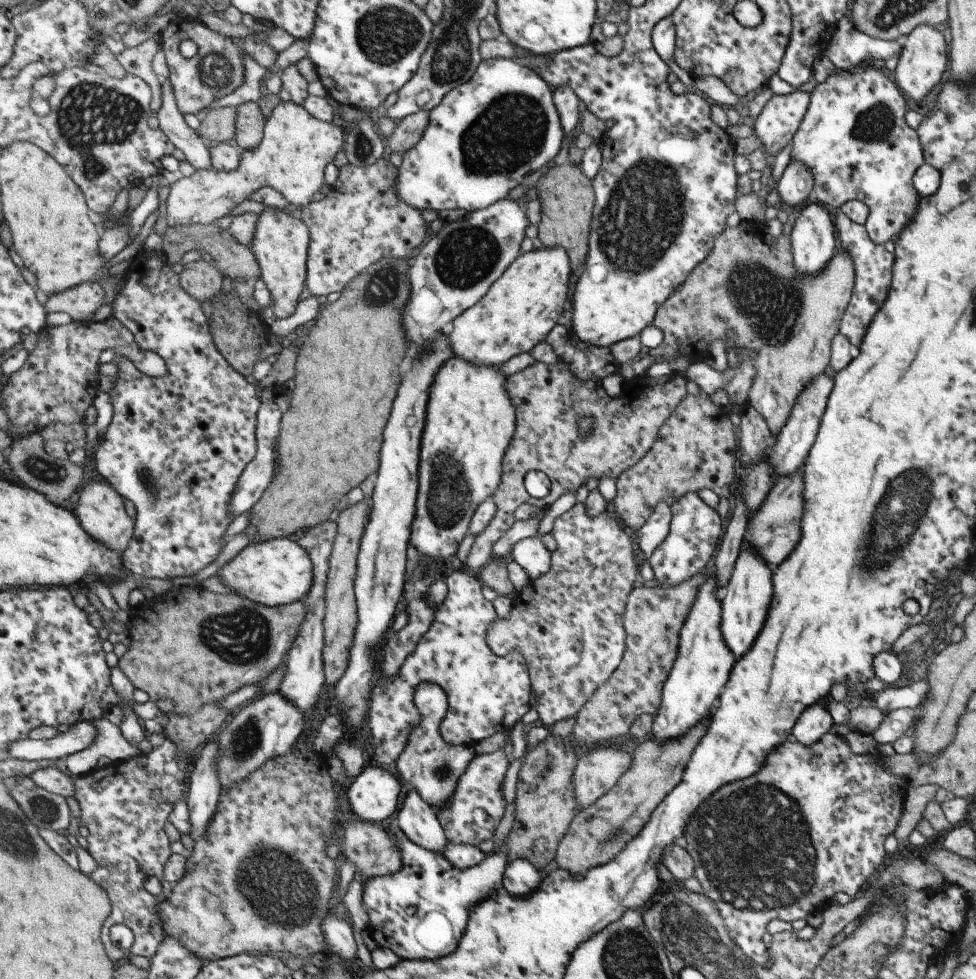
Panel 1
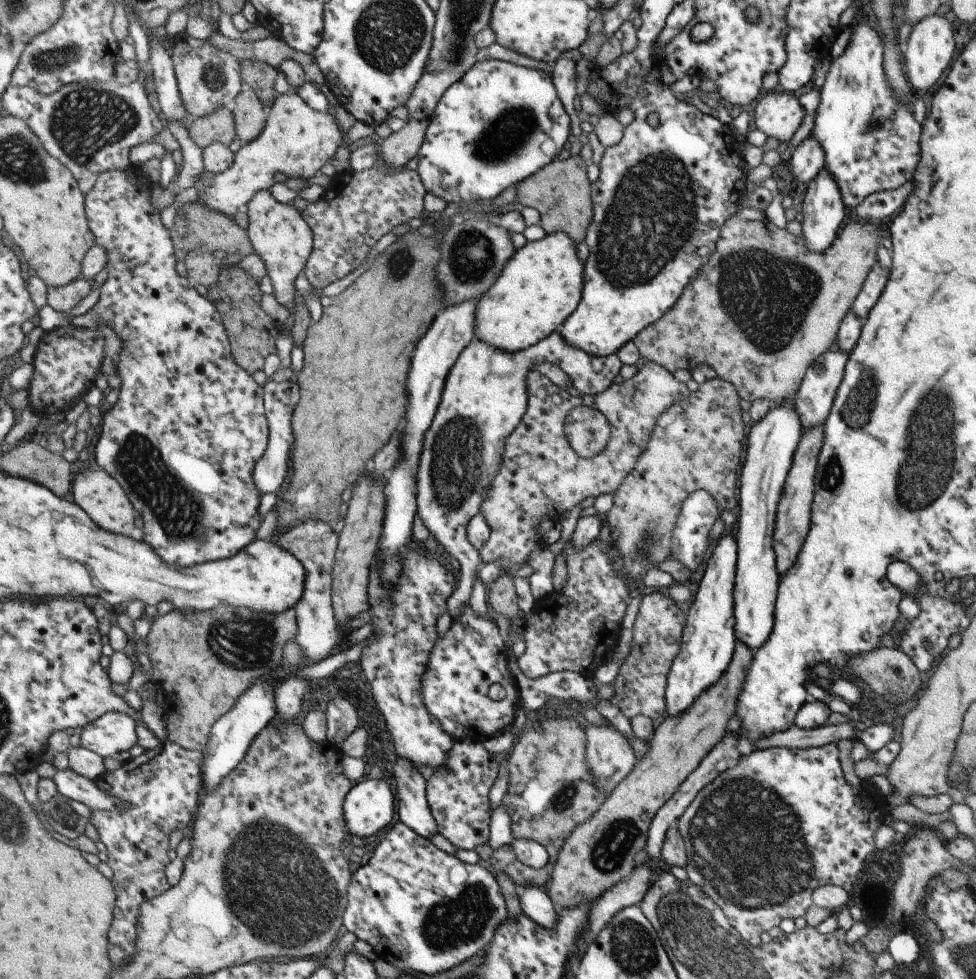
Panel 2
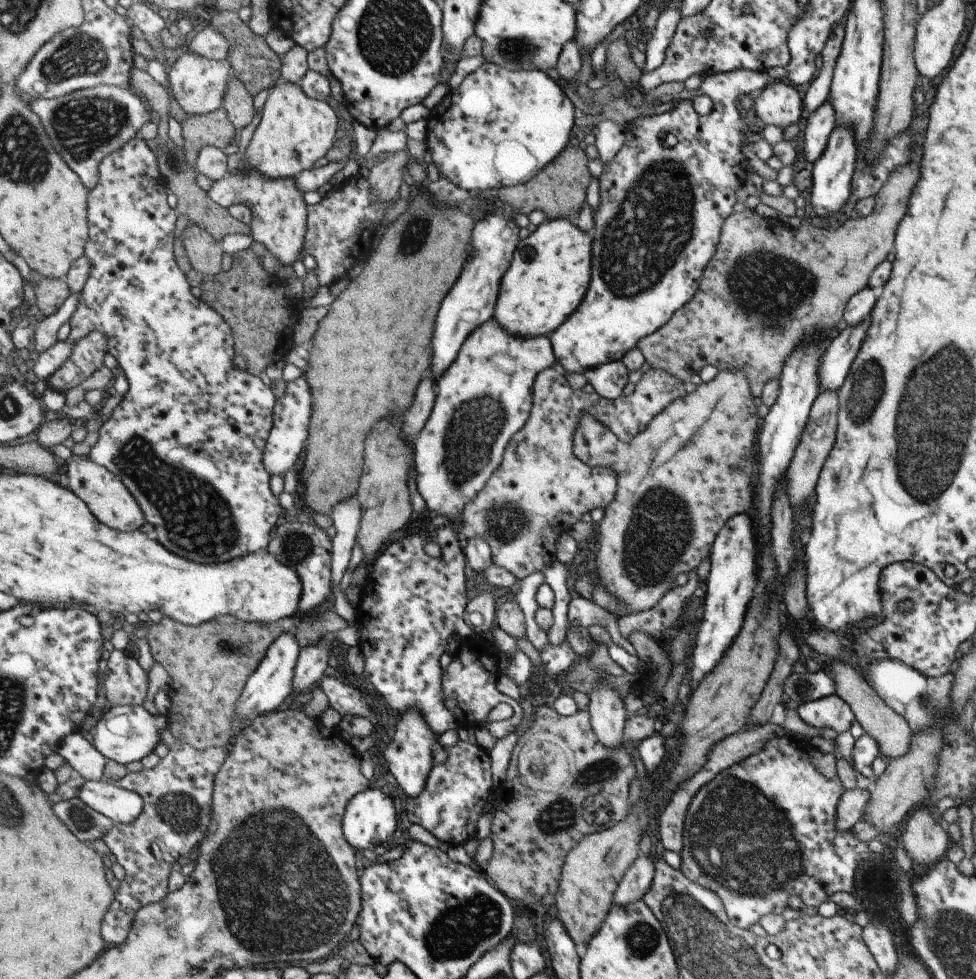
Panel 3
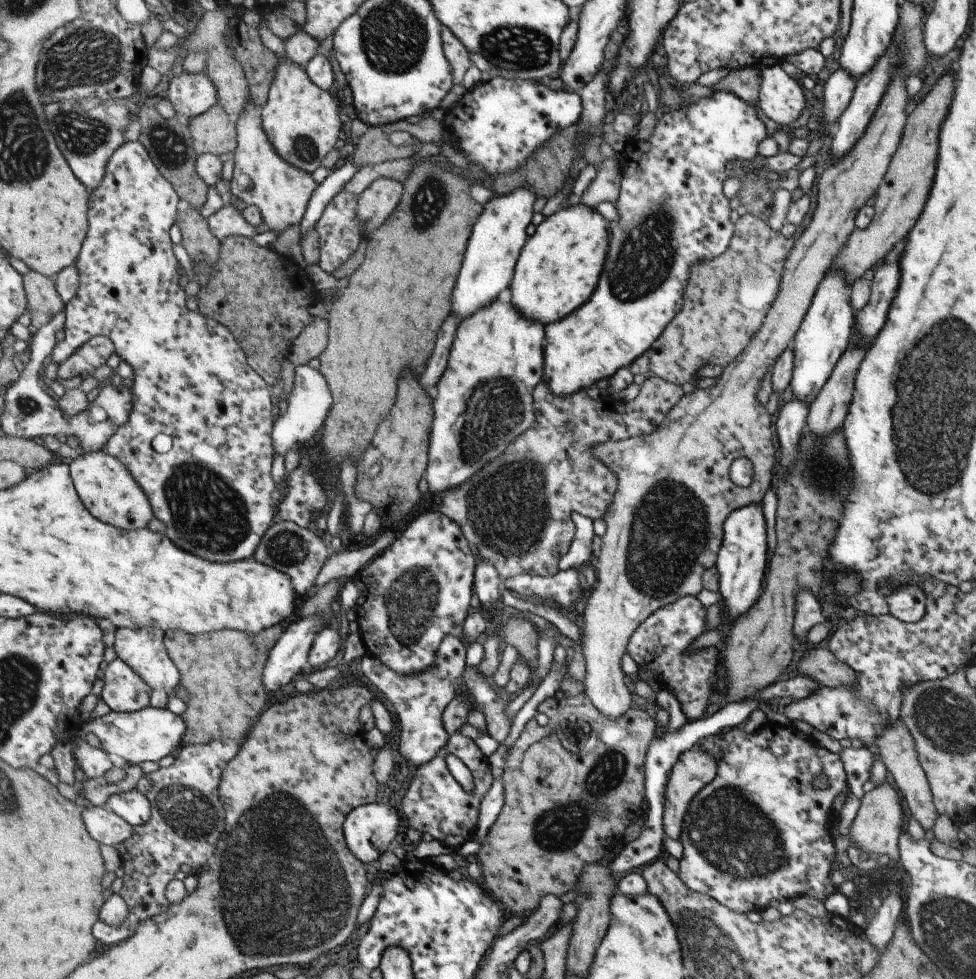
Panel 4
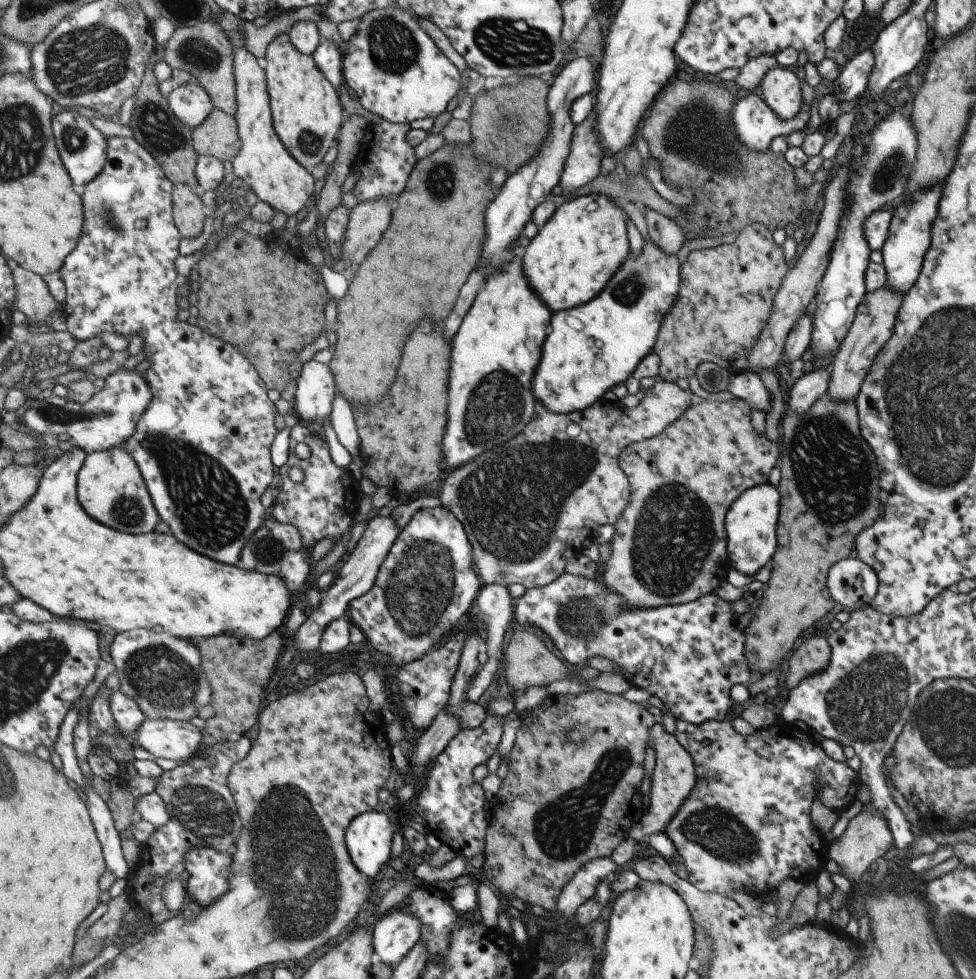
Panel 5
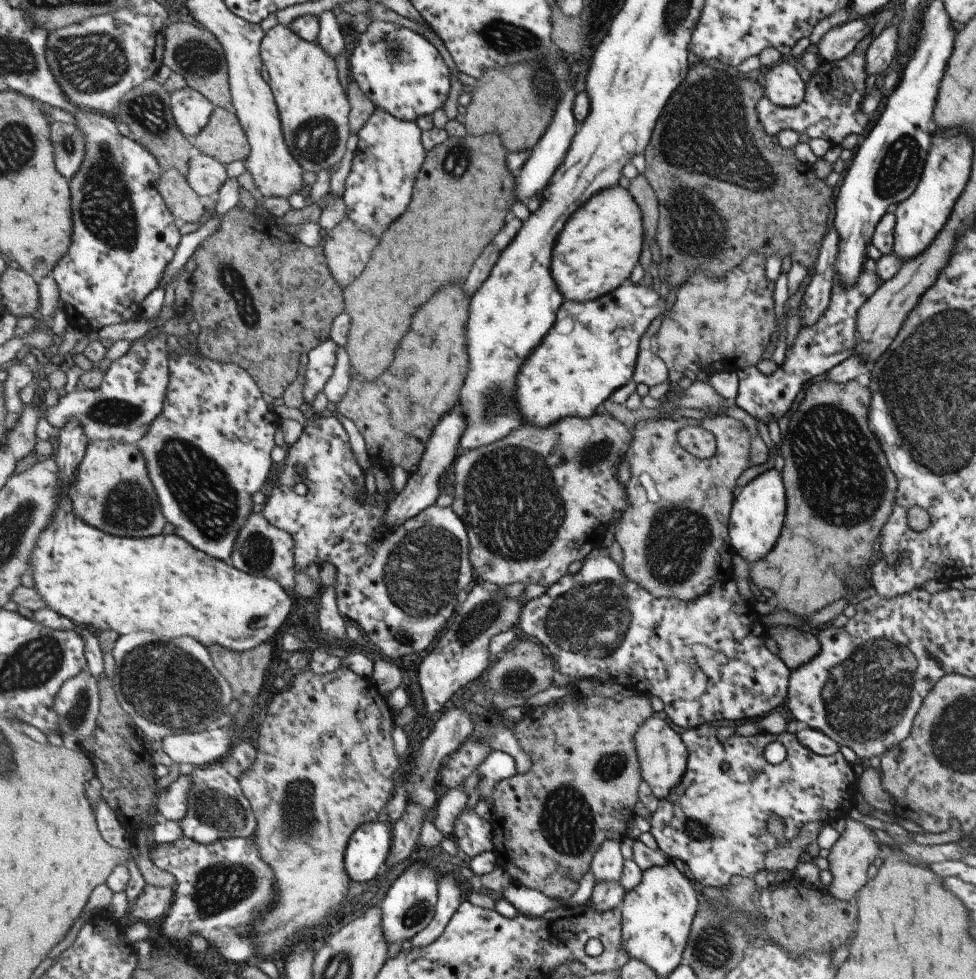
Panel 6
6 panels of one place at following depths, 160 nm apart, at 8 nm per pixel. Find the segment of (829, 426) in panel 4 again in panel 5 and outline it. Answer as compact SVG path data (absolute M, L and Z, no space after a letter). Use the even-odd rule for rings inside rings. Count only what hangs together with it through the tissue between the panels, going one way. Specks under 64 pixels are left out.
M883 285L881 288L866 292L859 301L853 320L848 326L838 351L829 364L830 379L827 393L836 401L854 400L861 383L881 347L887 342L894 329L895 317L901 306L904 294Z

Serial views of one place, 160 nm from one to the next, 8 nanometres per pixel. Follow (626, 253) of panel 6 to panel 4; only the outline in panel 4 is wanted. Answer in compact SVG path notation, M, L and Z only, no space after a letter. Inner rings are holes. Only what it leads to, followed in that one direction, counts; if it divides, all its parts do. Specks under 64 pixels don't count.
M583 203L563 206L553 216L547 217L536 227L533 235L527 239L519 257L514 279L510 286L511 292L508 298L526 316L535 320L543 320L547 326L549 322L557 322L571 312L575 312L583 306L591 296L595 284L606 262L607 244L609 244L609 232L607 232L607 220L603 220L593 207Z

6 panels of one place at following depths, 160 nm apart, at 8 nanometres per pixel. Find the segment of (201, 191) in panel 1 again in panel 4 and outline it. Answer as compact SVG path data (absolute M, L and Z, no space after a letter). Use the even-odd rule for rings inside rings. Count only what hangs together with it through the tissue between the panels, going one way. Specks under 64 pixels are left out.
M264 18L259 26L263 42L278 56L280 63L270 88L267 104L261 108L263 126L275 145L278 153L287 162L298 166L305 172L313 174L323 159L342 142L341 128L346 126L339 116L339 104L331 91L323 90L306 71L292 61L285 51L281 50L283 39L267 28Z

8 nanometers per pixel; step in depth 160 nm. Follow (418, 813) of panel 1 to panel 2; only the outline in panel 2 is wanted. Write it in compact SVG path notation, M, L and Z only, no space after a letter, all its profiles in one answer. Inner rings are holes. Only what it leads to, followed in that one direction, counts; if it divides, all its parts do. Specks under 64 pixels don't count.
M399 757L394 767L399 791L400 820L414 828L421 836L431 838L438 832L438 824L428 800L429 780L405 757Z

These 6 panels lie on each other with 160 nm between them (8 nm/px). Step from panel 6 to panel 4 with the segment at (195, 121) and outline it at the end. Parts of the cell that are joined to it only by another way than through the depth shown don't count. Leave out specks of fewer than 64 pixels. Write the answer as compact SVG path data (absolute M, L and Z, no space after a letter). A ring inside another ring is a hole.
M207 71L185 73L169 82L167 98L177 116L188 121L218 104L218 89Z

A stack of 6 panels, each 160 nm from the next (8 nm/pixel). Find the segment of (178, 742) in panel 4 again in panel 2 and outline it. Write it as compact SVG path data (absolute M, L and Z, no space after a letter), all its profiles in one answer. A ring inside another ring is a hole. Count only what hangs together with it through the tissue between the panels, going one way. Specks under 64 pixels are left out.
M111 711L84 728L80 745L102 757L117 756L139 742L138 723L126 712Z

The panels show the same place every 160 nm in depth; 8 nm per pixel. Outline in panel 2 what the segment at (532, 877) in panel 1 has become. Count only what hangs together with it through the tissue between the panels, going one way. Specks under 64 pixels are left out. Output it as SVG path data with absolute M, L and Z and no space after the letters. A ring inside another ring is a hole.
M528 885L518 889L518 893L523 914L531 916L531 920L535 920L537 924L543 924L549 930L556 929L560 914L547 889Z

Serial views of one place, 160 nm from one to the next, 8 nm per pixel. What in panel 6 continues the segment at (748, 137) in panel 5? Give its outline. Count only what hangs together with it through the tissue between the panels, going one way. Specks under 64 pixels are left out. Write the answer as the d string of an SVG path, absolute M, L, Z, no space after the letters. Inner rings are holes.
M867 33L845 58L819 62L804 84L804 95L799 104L780 107L769 102L767 97L761 97L754 109L763 130L768 135L777 135L780 130L791 129L811 139L828 140L832 146L839 146L847 134L861 134L867 126L867 115L861 111L860 105L867 77L864 54L871 41L871 33Z

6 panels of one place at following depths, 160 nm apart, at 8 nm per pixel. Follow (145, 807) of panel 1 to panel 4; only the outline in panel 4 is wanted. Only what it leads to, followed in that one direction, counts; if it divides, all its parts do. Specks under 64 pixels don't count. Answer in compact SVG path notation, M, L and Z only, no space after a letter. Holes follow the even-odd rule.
M213 739L210 743L200 745L183 744L175 754L175 761L168 767L161 767L157 772L143 775L137 782L136 790L141 791L152 804L152 819L144 825L136 825L133 836L115 848L121 858L120 872L123 887L120 895L129 905L129 916L121 926L111 926L99 920L95 924L95 938L106 945L118 945L129 940L144 921L166 911L171 902L166 892L170 882L177 878L177 872L183 864L188 864L193 871L206 868L207 860L218 850L219 839L223 836L226 821L226 806L221 796L221 782L228 764L239 754L241 742L233 739Z

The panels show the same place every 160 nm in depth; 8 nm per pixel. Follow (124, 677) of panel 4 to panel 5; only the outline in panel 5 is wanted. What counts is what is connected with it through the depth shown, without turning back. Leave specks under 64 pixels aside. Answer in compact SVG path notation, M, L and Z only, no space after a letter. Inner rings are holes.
M117 690L111 697L111 708L118 729L123 733L139 731L146 721L145 713L135 700L129 698L123 691Z

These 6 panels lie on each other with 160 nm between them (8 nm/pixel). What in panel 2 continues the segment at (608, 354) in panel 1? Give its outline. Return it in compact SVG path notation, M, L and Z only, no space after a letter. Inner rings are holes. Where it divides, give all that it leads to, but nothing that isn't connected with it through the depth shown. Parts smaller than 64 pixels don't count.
M555 331L545 340L519 352L505 352L476 336L451 369L438 414L425 435L417 473L418 514L429 532L434 535L435 540L442 545L445 551L455 557L460 565L459 586L448 603L448 614L453 619L464 613L464 605L471 600L475 580L477 580L484 562L481 553L469 540L469 524L475 515L481 513L482 504L486 501L491 484L494 483L495 477L502 467L507 439L514 434L529 410L528 376L532 371L531 368L535 368L535 364L541 361L550 361L559 365L582 395L603 392L613 383L613 378L619 374L619 368L622 365L615 354L594 357L571 346L559 331Z

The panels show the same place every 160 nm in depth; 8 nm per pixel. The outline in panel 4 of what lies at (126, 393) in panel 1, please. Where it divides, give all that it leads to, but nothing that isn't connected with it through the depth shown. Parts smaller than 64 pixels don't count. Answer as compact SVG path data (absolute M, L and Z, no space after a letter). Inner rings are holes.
M137 140L127 141L115 151L107 165L105 178L90 194L88 233L86 242L83 243L82 251L76 260L76 267L80 274L80 287L77 289L75 298L66 303L64 310L66 321L63 328L65 336L62 341L57 342L52 352L52 358L54 362L60 365L69 360L70 356L74 355L83 344L89 342L90 338L97 335L108 336L114 341L116 352L121 360L126 361L133 368L134 410L129 422L121 427L115 436L110 438L110 442L106 444L103 451L111 453L111 456L119 457L119 460L122 460L123 464L131 469L139 484L142 484L146 490L152 504L155 504L155 516L167 524L167 536L171 540L175 540L174 543L179 548L195 553L197 556L214 563L232 563L251 559L254 556L267 530L271 528L273 518L276 518L275 511L277 510L273 508L273 498L271 498L271 494L277 486L273 474L274 424L276 423L275 416L273 416L273 398L271 398L269 383L261 378L261 375L249 364L244 348L239 344L231 329L216 320L208 319L202 314L191 312L187 308L187 294L179 284L182 268L177 256L175 256L173 242L171 242L171 228L175 226L180 207L182 207L182 201L179 199L179 194L175 192L173 184L157 170L147 148L144 148L141 142ZM159 434L167 434L172 438L172 447L165 453L159 453L153 448L153 440Z

